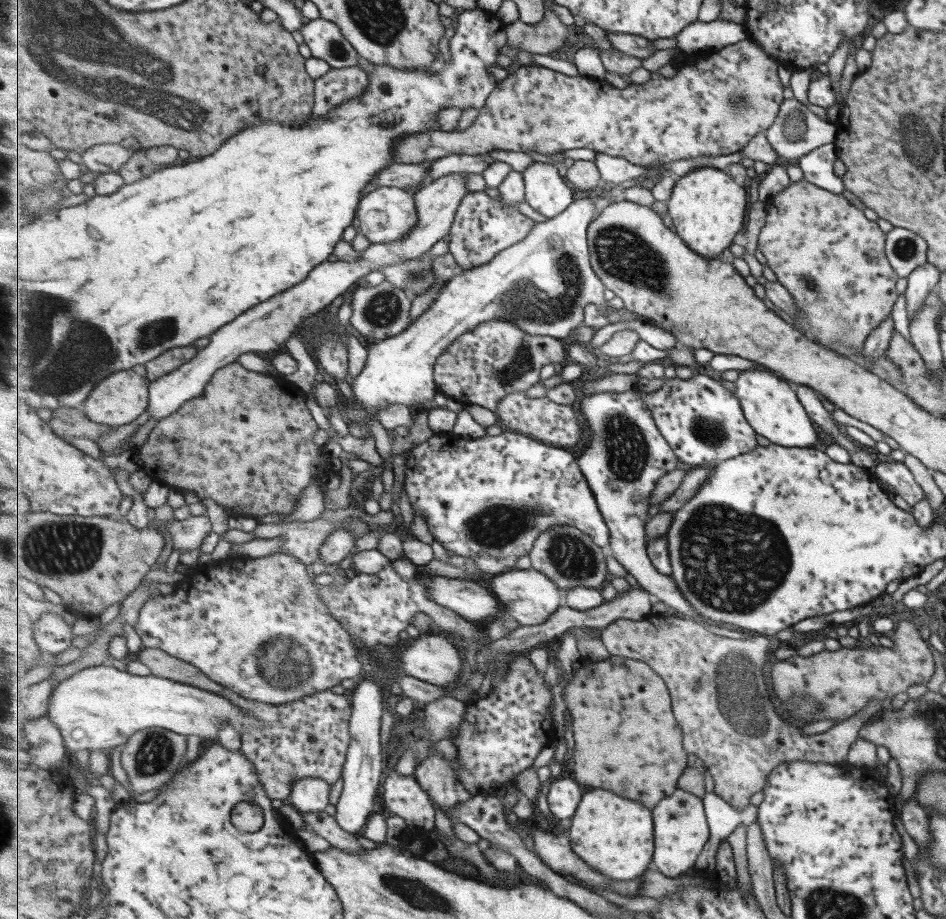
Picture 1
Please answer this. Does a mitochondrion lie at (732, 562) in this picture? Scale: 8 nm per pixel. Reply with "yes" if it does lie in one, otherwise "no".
yes

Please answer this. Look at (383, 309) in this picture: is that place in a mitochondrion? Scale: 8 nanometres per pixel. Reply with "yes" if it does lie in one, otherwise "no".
yes

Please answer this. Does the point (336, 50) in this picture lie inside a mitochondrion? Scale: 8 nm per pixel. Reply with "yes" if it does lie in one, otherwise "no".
yes

